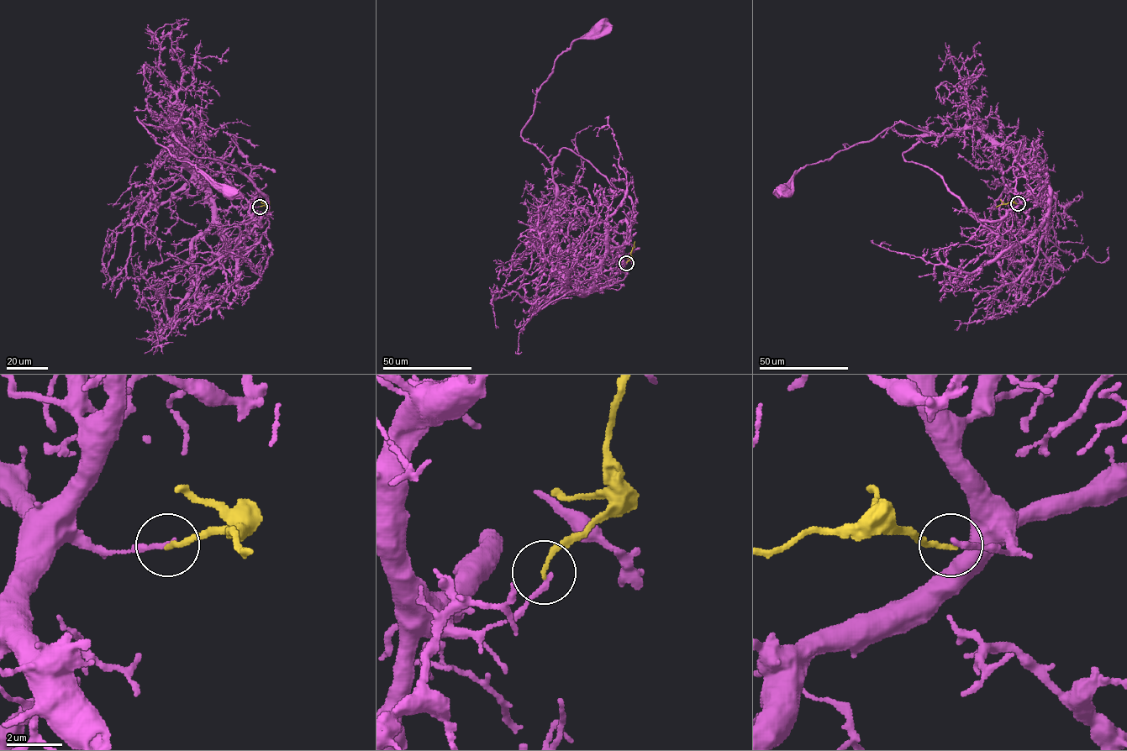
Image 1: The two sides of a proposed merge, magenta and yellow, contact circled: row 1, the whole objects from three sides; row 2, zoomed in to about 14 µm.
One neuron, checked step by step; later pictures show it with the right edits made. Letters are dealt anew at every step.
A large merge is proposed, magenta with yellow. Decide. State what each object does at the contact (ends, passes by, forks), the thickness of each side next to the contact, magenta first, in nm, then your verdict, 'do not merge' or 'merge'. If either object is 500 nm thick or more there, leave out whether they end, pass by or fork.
magenta ends | yellow ends | 190/170 nm | do not merge

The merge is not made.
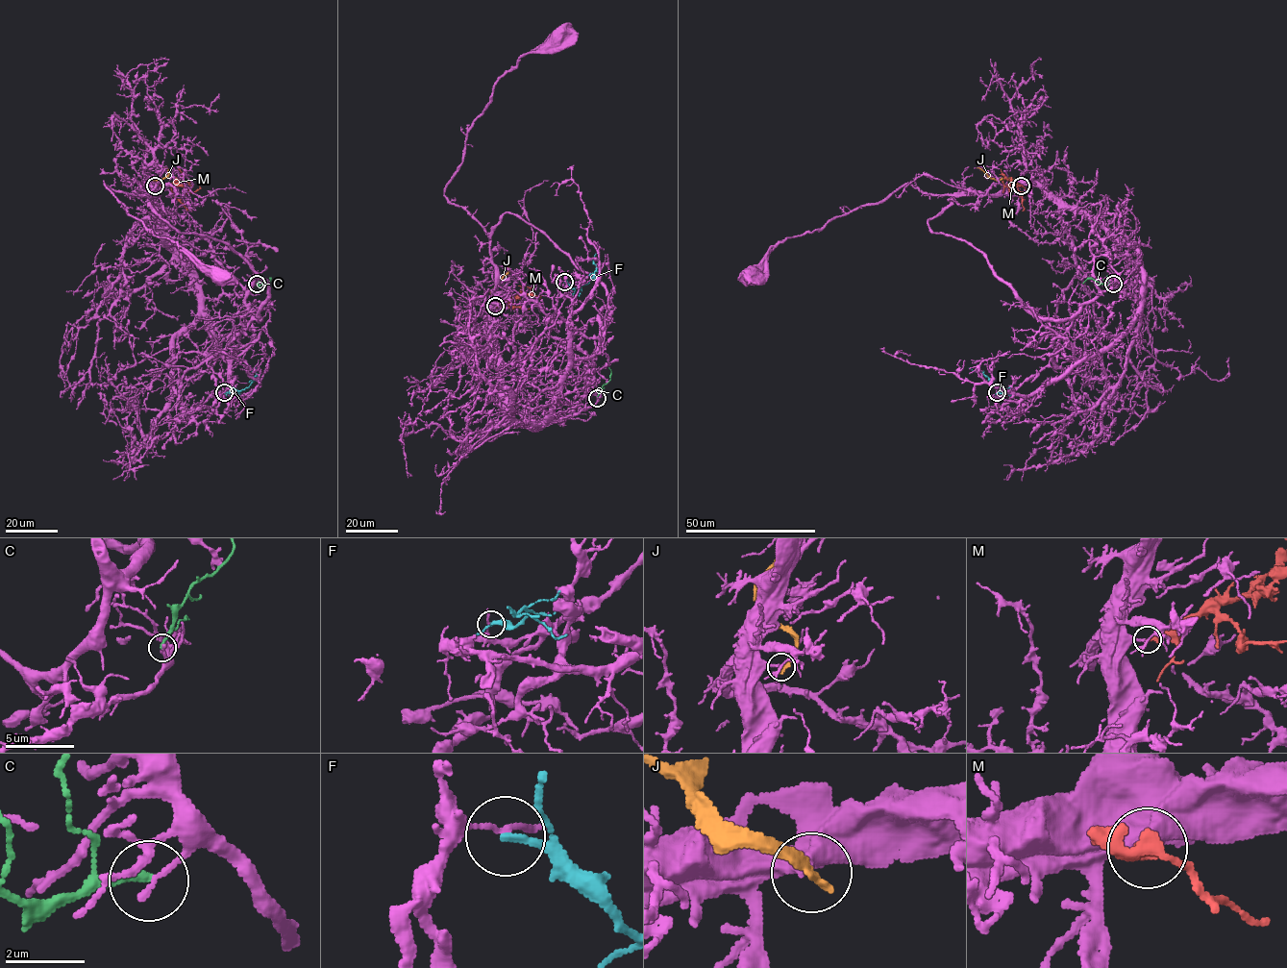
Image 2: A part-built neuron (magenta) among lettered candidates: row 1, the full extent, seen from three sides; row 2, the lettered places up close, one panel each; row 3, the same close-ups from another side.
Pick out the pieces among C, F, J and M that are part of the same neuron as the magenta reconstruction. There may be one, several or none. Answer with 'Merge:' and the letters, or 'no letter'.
Merge: M

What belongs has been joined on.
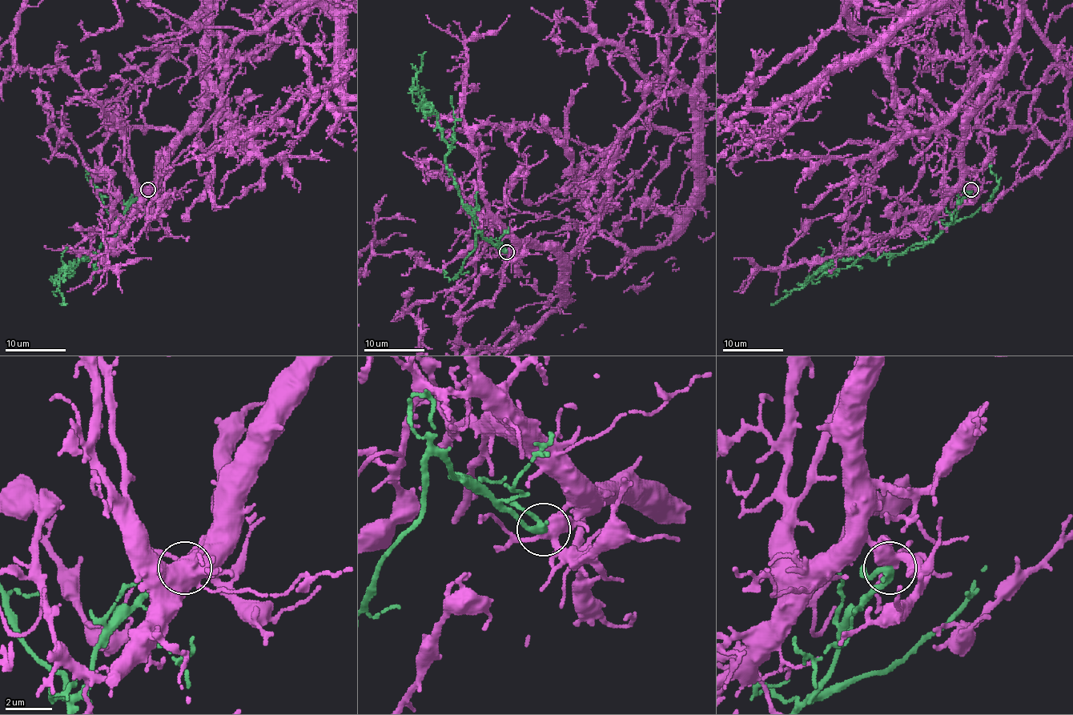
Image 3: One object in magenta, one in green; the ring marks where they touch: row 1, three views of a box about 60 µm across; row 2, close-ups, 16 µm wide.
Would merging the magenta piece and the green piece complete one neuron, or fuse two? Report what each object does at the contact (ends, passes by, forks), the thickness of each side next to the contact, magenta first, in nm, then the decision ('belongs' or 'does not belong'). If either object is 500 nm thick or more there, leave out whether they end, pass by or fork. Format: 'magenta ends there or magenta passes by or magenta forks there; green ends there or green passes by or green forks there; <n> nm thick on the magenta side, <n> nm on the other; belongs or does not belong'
magenta forks there; green passes by; 320 nm thick on the magenta side, 260 nm on the other; does not belong

